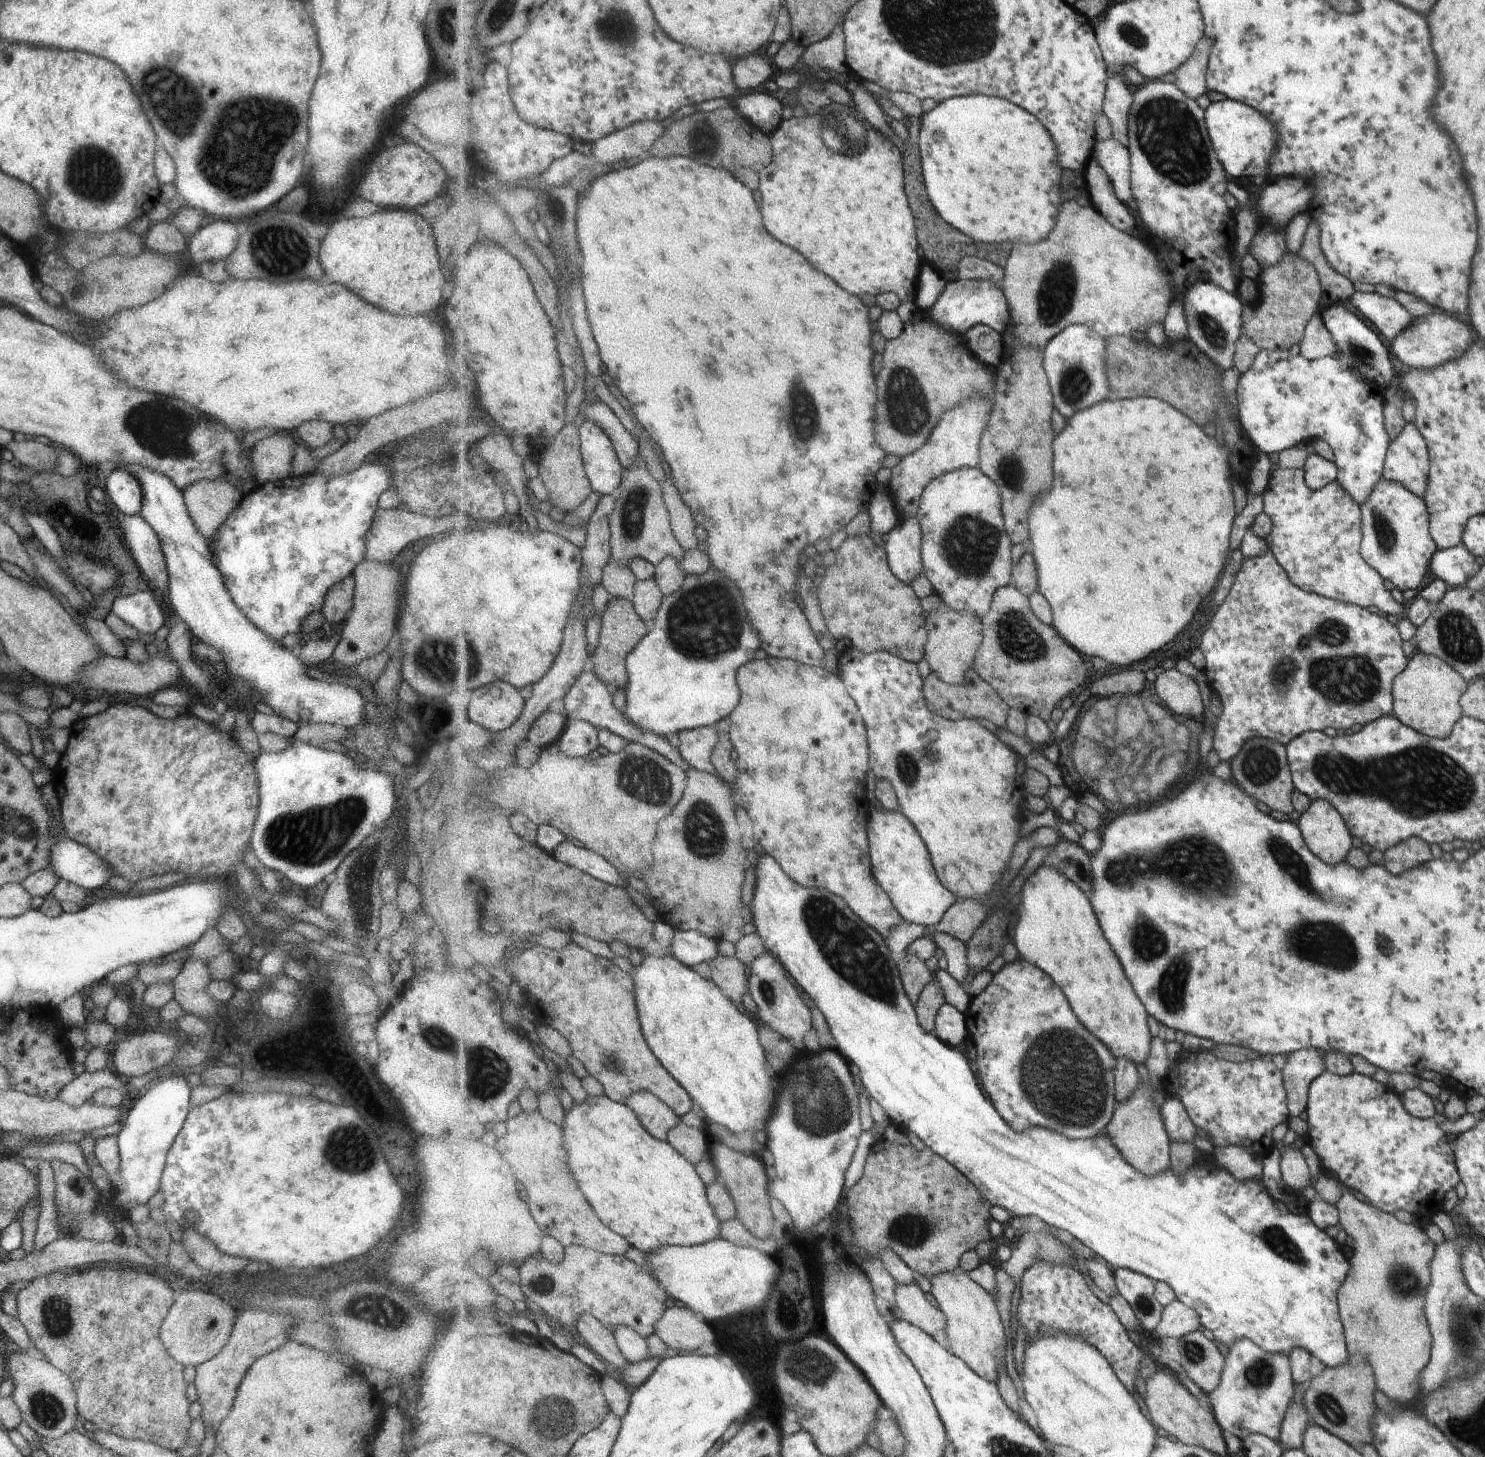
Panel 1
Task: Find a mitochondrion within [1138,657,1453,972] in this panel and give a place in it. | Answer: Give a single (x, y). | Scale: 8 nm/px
(1285, 855)

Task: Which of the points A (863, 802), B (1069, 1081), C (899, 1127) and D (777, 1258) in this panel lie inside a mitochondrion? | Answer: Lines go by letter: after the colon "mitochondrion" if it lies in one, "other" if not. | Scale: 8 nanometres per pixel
A: other
B: mitochondrion
C: other
D: other

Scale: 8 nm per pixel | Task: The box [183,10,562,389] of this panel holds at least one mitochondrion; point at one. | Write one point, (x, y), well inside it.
(293, 256)

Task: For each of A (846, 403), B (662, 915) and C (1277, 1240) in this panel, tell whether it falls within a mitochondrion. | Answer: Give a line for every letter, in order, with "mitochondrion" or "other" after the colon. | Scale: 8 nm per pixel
A: other
B: other
C: mitochondrion

